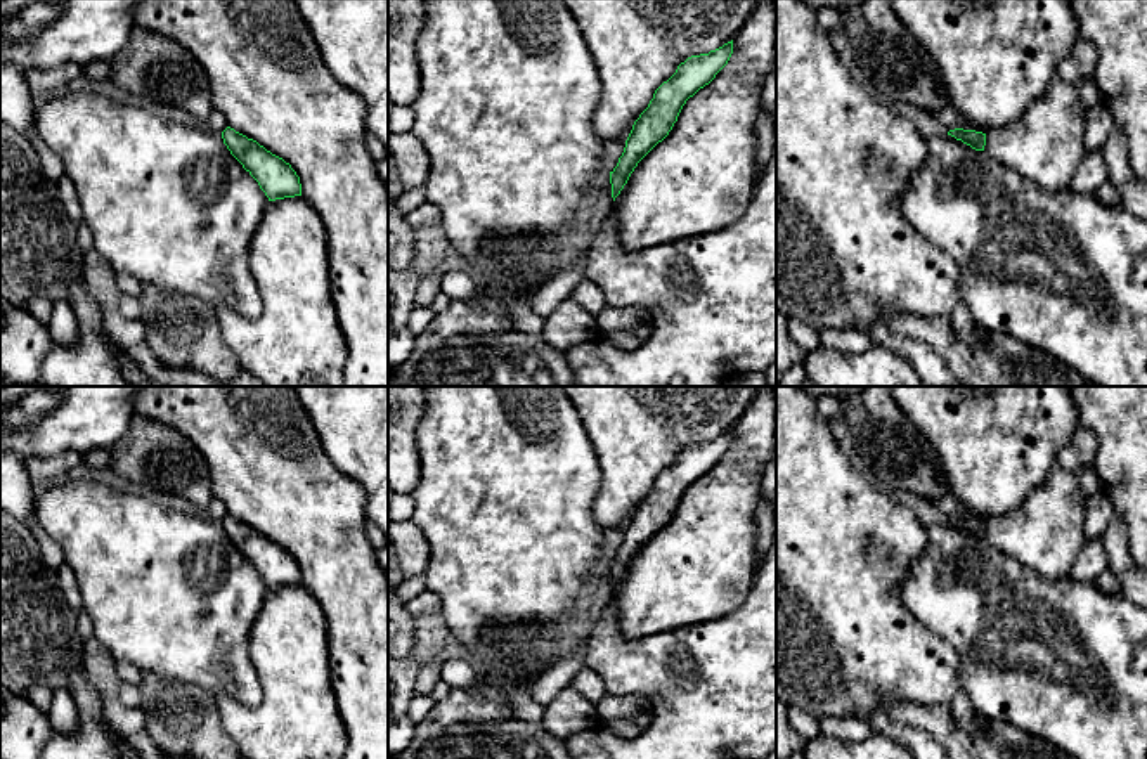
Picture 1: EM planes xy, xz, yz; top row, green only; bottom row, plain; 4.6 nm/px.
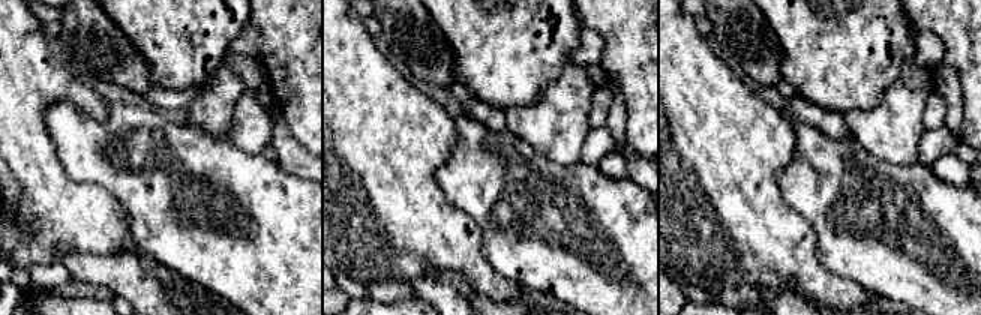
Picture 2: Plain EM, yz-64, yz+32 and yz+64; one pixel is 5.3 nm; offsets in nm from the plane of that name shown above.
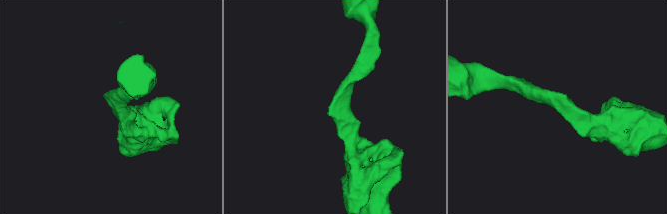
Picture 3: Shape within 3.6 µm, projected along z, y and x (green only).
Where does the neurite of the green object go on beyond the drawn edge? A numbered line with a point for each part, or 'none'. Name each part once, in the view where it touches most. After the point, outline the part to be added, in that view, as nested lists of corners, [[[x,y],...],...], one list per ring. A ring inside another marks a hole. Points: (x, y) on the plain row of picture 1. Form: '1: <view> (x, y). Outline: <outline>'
none

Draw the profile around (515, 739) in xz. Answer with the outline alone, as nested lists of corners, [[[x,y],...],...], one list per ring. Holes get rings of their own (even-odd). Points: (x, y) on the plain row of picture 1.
[[[511,717],[497,724],[494,759],[572,759],[572,754],[567,740]]]

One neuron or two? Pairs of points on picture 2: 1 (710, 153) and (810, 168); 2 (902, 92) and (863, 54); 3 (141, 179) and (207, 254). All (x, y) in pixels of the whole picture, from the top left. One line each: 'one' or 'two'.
1: two
2: two
3: one

